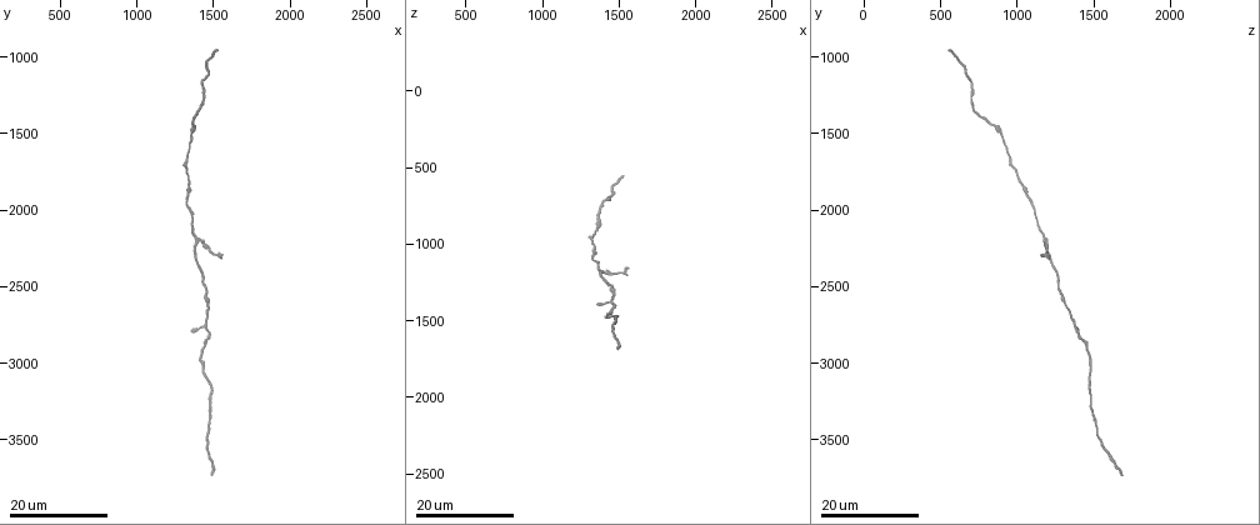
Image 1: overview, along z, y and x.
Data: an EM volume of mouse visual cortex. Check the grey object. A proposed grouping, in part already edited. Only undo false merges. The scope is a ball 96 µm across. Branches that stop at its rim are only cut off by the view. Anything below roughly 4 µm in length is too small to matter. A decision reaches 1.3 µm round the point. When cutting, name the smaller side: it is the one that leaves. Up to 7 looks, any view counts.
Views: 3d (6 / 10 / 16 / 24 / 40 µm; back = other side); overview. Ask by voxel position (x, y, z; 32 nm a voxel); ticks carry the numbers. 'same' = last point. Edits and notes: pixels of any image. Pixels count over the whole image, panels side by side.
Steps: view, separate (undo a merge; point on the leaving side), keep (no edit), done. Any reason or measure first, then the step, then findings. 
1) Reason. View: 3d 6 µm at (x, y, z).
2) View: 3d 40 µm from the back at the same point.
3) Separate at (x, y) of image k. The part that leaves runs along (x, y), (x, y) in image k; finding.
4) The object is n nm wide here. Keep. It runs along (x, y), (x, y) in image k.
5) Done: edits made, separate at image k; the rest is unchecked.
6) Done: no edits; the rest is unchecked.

Calibre changes. View: 3d 16 µm at (1380, 1440, 840).

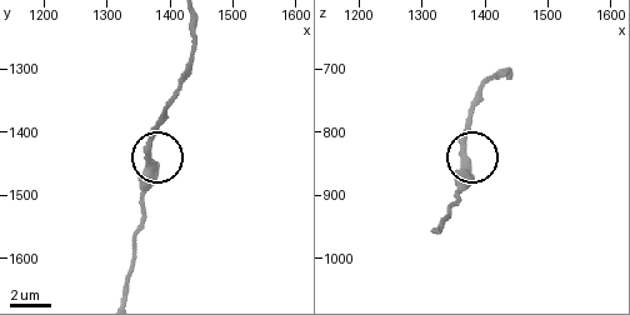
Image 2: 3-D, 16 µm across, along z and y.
Zoom in. View: 3d 6 µm at (1365, 1445, 845).

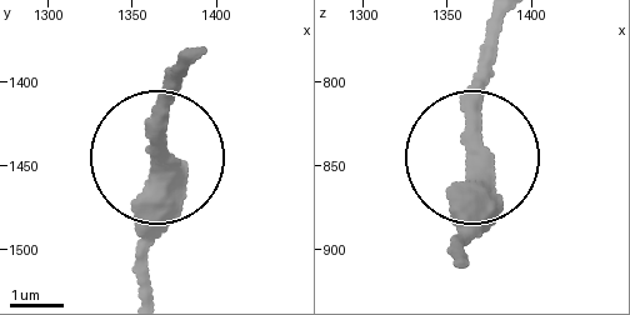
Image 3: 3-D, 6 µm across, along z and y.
The object is 300 nm wide here. Keep. It runs along (450, 259), (450, 205), (478, 139), (478, 49) in image 3; all the same cell.

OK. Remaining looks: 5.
Calibre changes. View: 3d 24 µm at (1340, 1920, 1080).

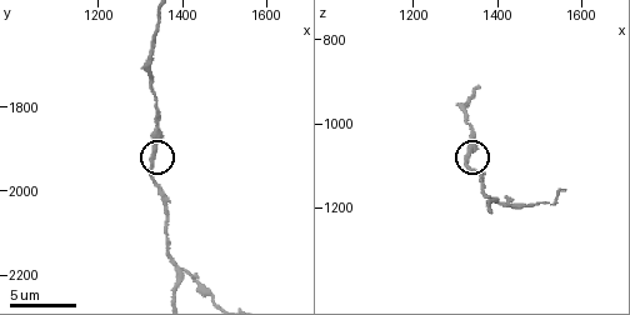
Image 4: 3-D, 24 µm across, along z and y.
View: 3d 10 µm at (1330, 1910, 1070).

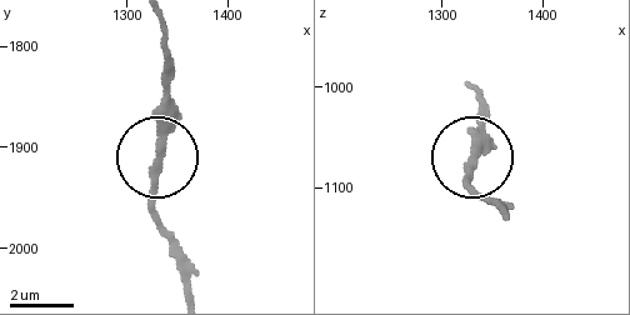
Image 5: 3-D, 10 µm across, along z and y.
Keep. It runs along (503, 218), (470, 185), (478, 115) in image 5; all the same cell.

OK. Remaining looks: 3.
Side arm on a straight run. View: 3d 16 µm at (1415, 2200, 1190).

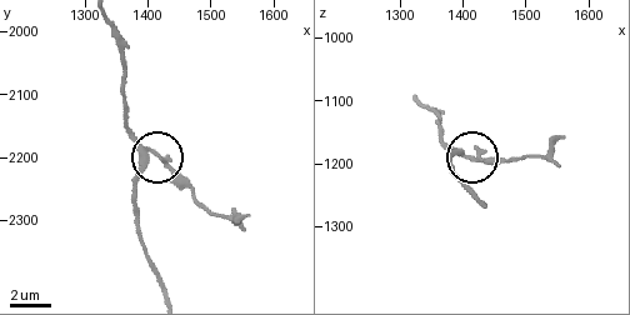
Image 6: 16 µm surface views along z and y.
3 arms meet here. Separate at (171, 163) of image 6. The part that leaves runs along (149, 148), (213, 211), (246, 216) in image 6; two cells meet here.

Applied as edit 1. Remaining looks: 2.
Thin neck. View: 3d 24 µm at (1440, 1280, 700).

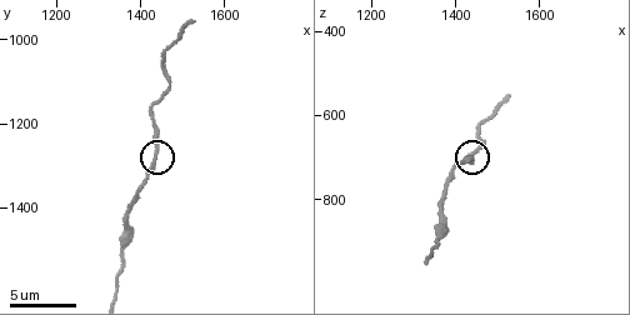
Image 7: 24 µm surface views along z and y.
View: 3d 6 µm at (1440, 1270, 700).

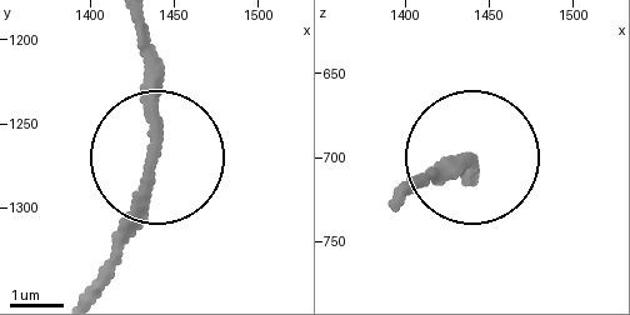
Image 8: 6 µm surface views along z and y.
Keep. It runs along (103, 291), (158, 144), (144, 23) in image 8; continuous, no second cell.

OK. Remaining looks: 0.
Done: edits made, separate at image 6; the rest is unchecked.

